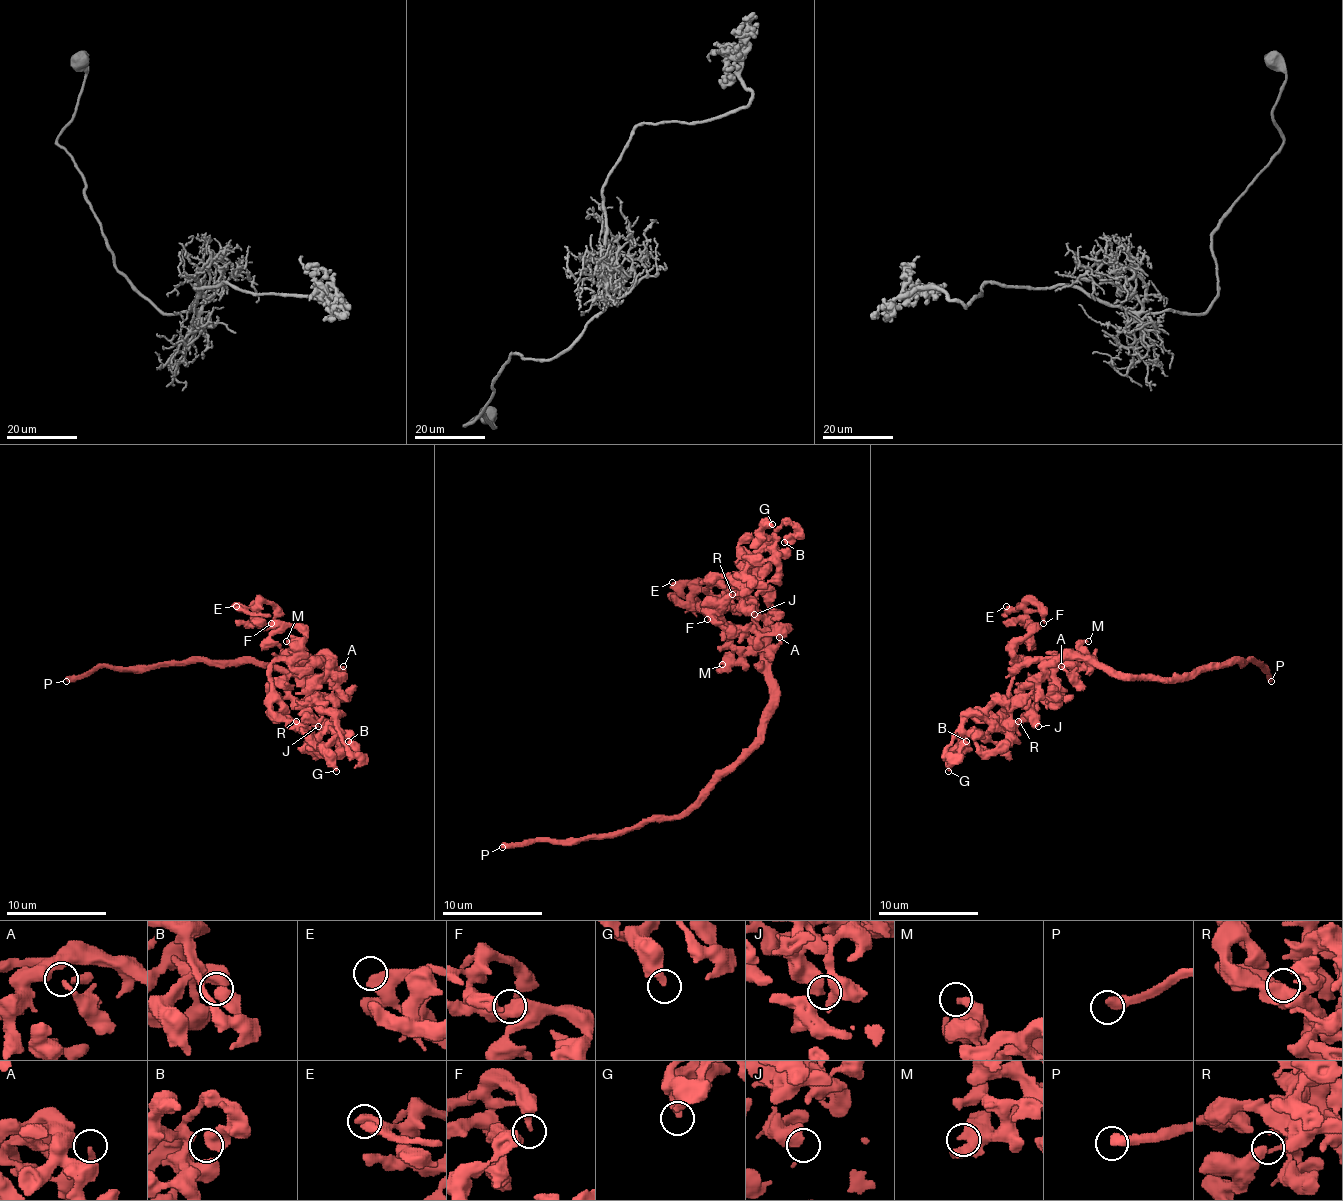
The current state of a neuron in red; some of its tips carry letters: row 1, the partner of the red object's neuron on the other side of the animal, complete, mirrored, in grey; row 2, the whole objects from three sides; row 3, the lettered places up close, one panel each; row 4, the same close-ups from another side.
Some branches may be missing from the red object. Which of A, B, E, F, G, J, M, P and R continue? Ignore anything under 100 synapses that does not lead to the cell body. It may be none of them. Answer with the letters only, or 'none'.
P

